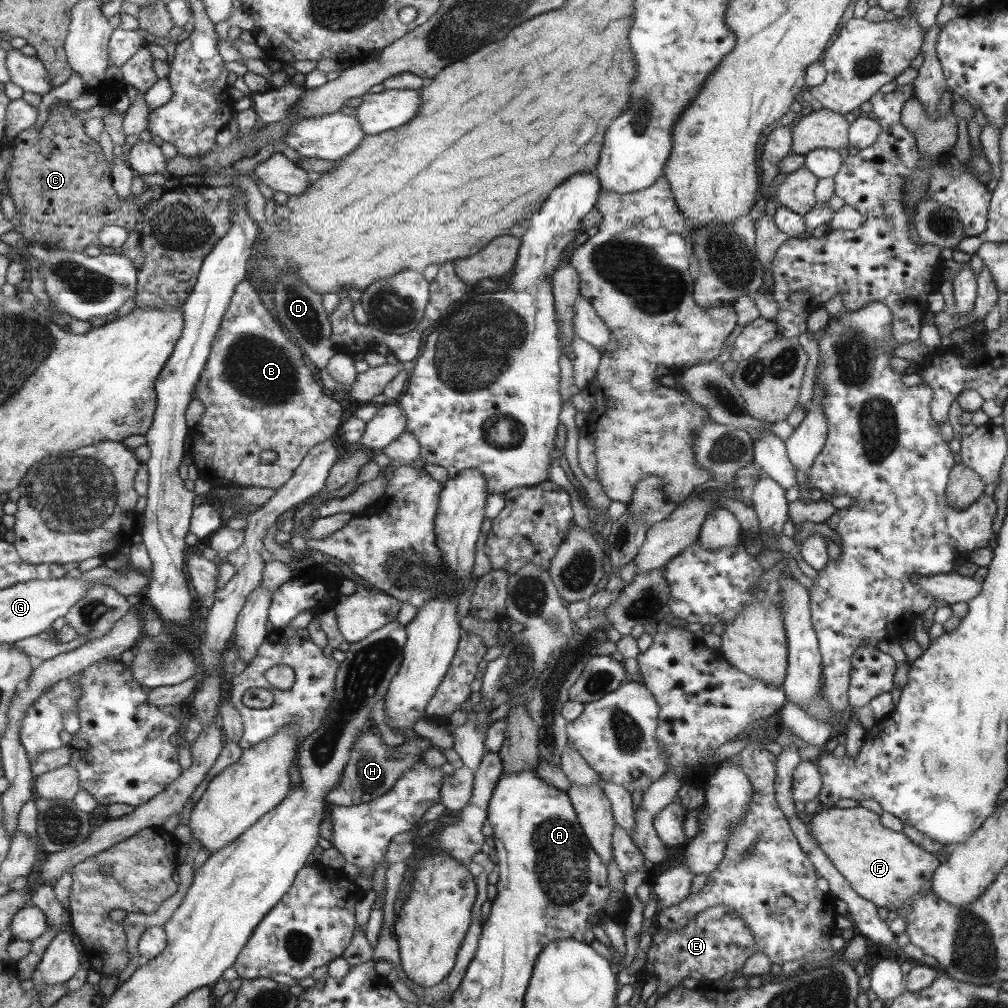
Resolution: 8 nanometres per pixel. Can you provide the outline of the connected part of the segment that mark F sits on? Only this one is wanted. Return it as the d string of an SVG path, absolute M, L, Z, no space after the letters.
M858 804L852 808L833 806L819 813L815 812L810 819L809 830L837 872L845 877L861 898L872 902L877 908L887 908L890 911L904 906L903 900L911 899L914 894L921 892L921 886L932 879L933 873L940 866L936 855L925 852L925 849L913 844L904 833L885 827L876 813Z

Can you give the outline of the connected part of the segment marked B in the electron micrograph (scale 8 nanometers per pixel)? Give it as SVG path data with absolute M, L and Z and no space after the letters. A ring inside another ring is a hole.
M245 279L237 287L231 307L225 313L224 323L212 346L208 366L205 367L194 394L205 406L205 412L200 421L191 428L192 448L189 450L189 456L199 477L207 481L212 488L239 489L257 486L279 490L295 474L297 465L307 450L319 442L329 440L341 424L341 406L321 392L321 386L313 380L311 370L303 364L303 356L297 350L297 345L287 338L283 328L263 306L253 284ZM265 450L273 450L276 453L277 459L274 463L263 464L261 454Z

